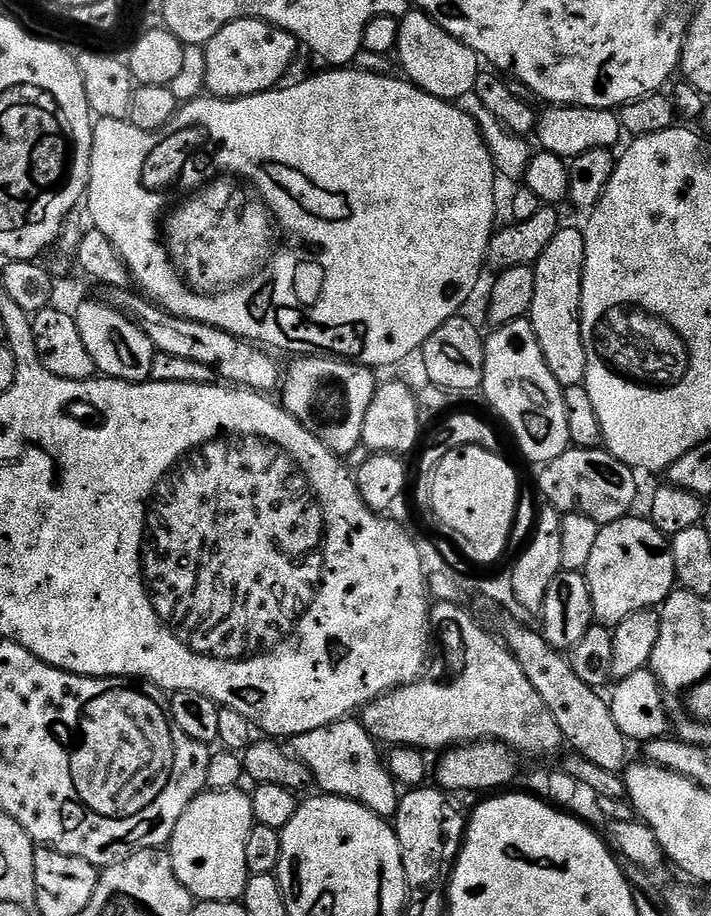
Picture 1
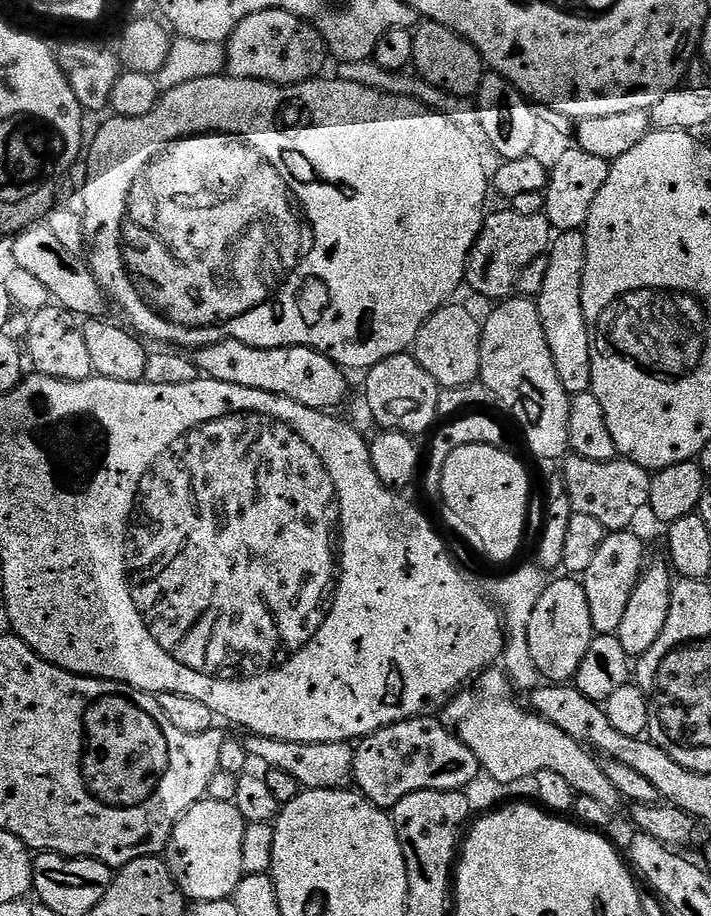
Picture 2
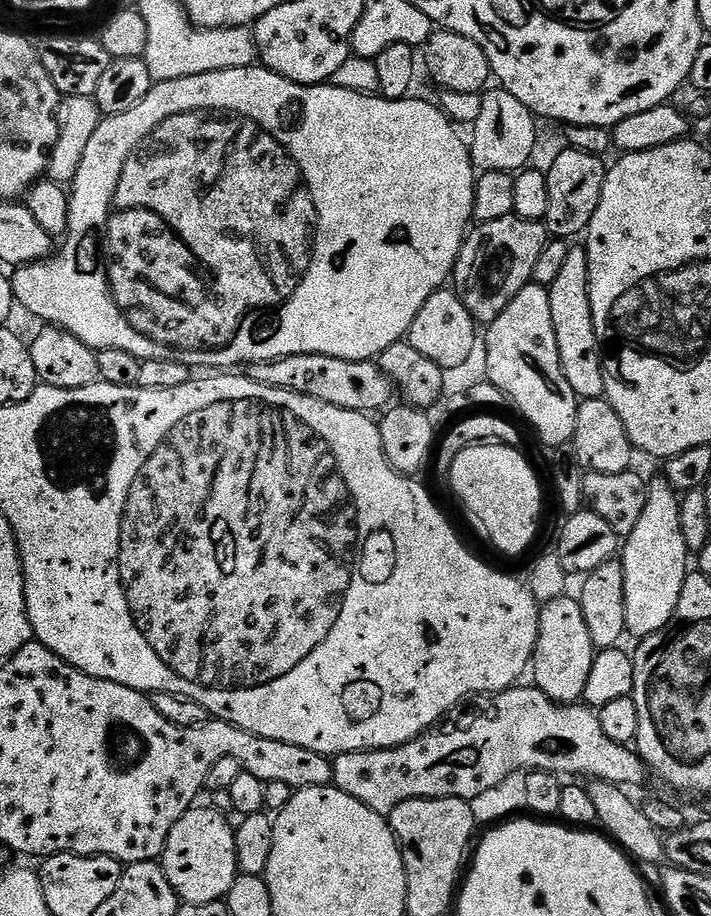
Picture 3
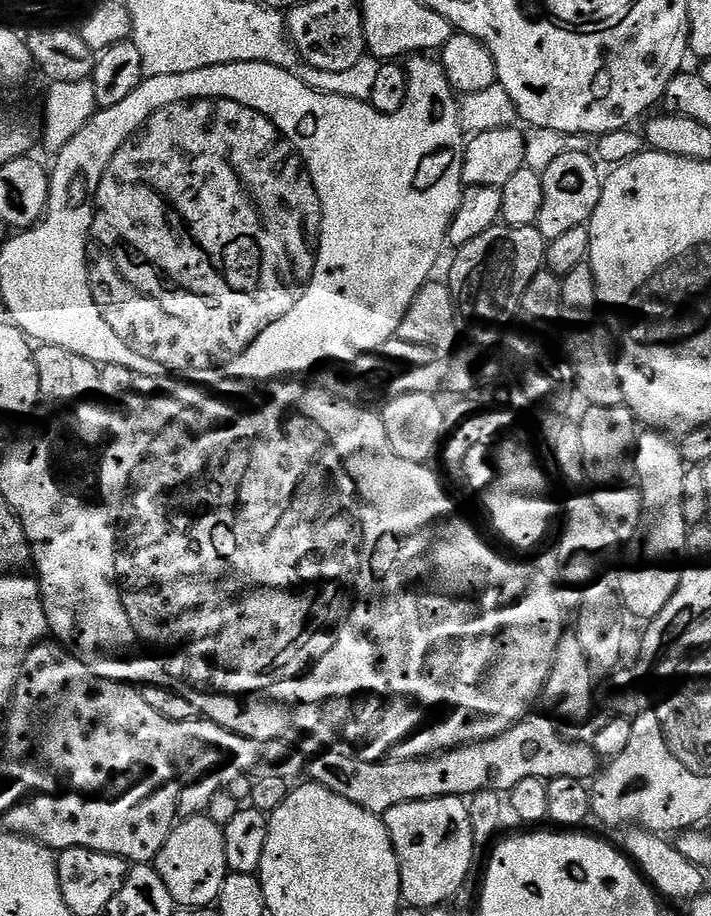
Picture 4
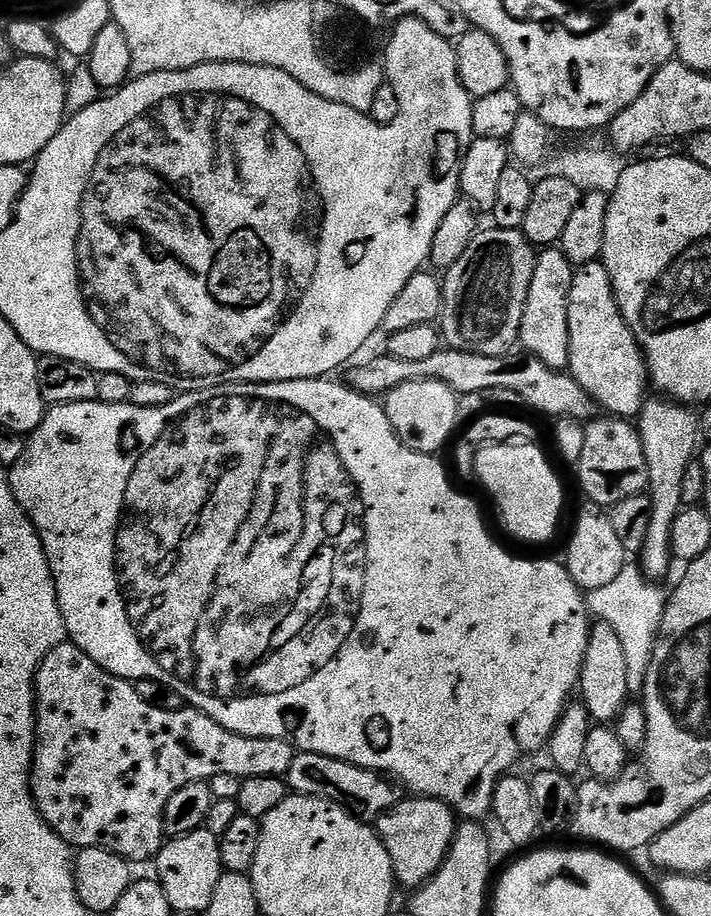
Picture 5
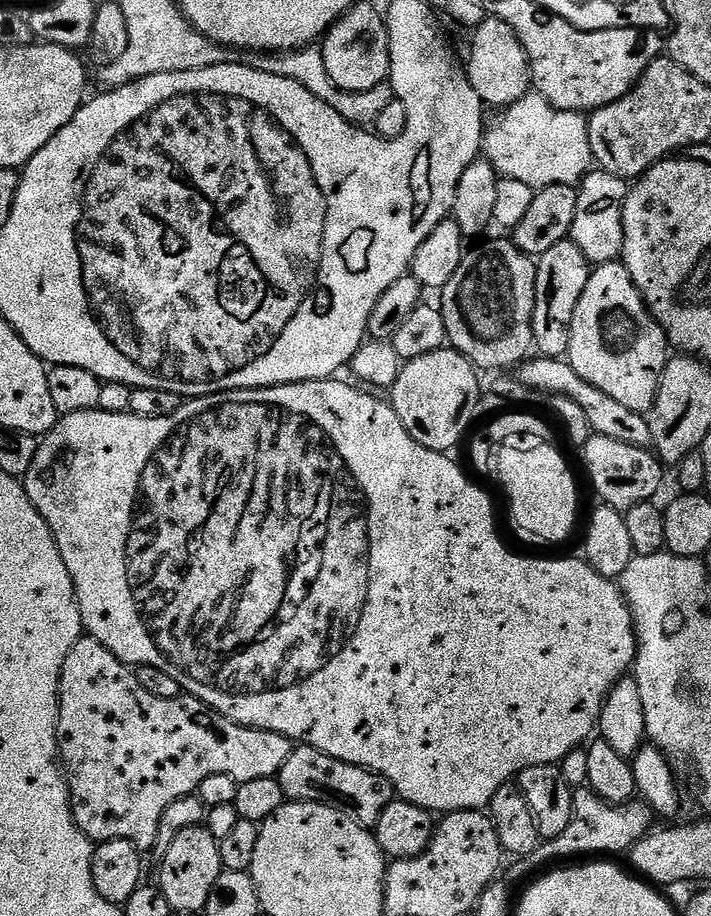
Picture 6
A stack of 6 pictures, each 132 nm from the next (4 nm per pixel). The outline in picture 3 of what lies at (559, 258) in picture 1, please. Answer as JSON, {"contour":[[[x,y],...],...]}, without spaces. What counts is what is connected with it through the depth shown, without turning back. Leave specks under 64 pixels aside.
{"contour":[[[569,247],[562,271],[552,284],[547,285],[547,290],[550,294],[550,314],[554,317],[554,338],[558,338],[562,374],[566,374],[566,382],[570,382],[580,400],[599,400],[604,395],[604,362],[590,310],[587,247]]]}

